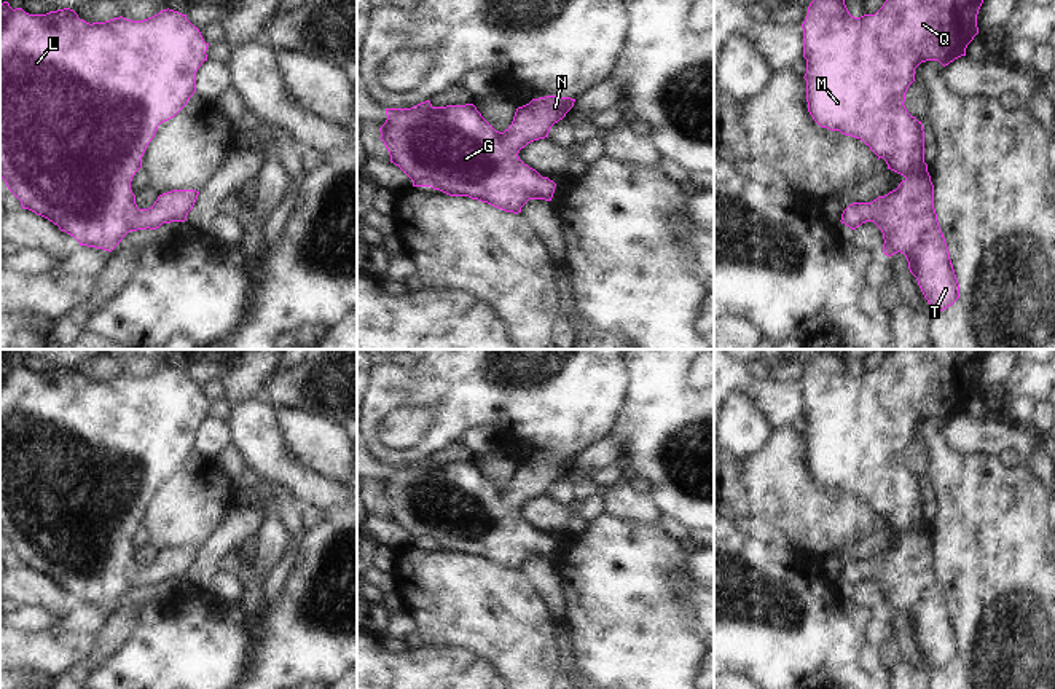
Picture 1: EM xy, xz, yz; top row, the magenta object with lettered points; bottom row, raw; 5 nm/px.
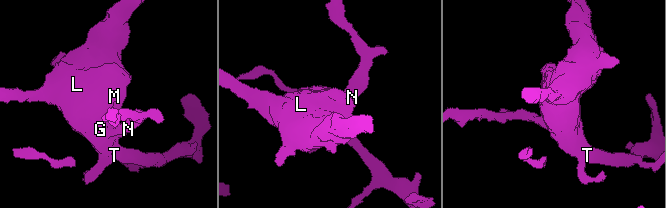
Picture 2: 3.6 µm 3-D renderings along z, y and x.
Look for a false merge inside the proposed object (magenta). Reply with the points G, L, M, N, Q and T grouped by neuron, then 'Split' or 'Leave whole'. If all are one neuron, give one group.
Groups: G L M N Q T. Leave whole.

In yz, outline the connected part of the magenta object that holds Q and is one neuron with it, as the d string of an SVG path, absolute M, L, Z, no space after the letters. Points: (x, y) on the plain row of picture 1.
M886 349L888 356L875 372L854 375L845 356L824 351L808 364L803 386L803 415L806 416L806 459L813 477L830 488L861 496L888 522L888 526L904 533L899 544L872 560L853 560L841 571L841 581L856 587L873 579L883 590L883 609L891 614L904 611L910 630L931 662L932 668L943 668L959 656L959 641L950 617L950 609L940 589L934 566L934 542L924 520L924 488L921 478L912 474L904 459L908 443L915 439L915 426L926 418L939 418L943 424L966 413L967 402L979 391L977 372L983 360L982 349Z

